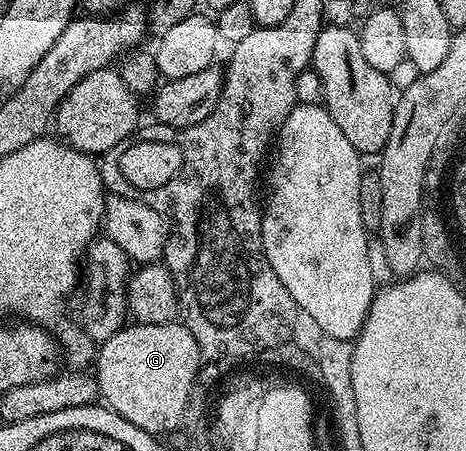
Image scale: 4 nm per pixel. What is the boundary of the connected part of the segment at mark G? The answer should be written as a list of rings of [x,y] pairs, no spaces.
[[[182,322],[128,324],[115,332],[107,342],[100,344],[98,351],[99,355],[95,357],[98,394],[110,410],[149,434],[164,435],[182,426],[190,391],[203,359],[198,342]]]

